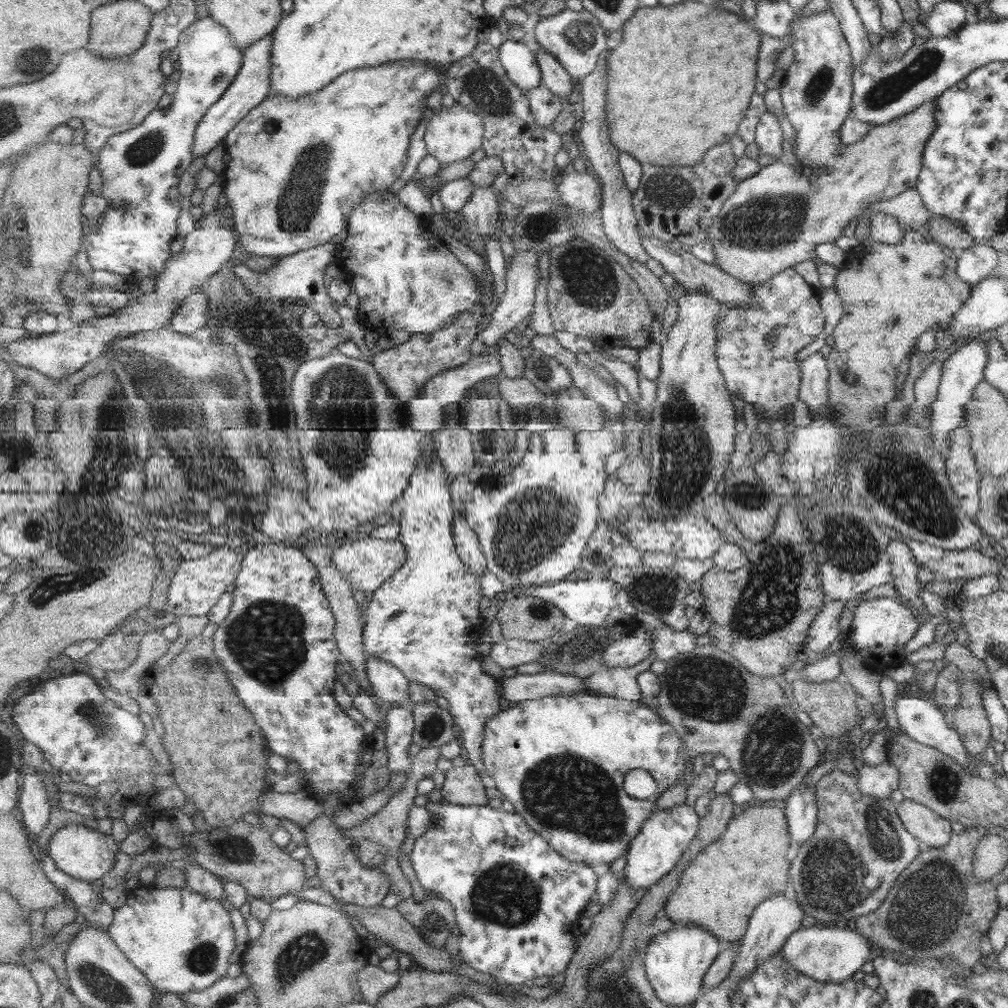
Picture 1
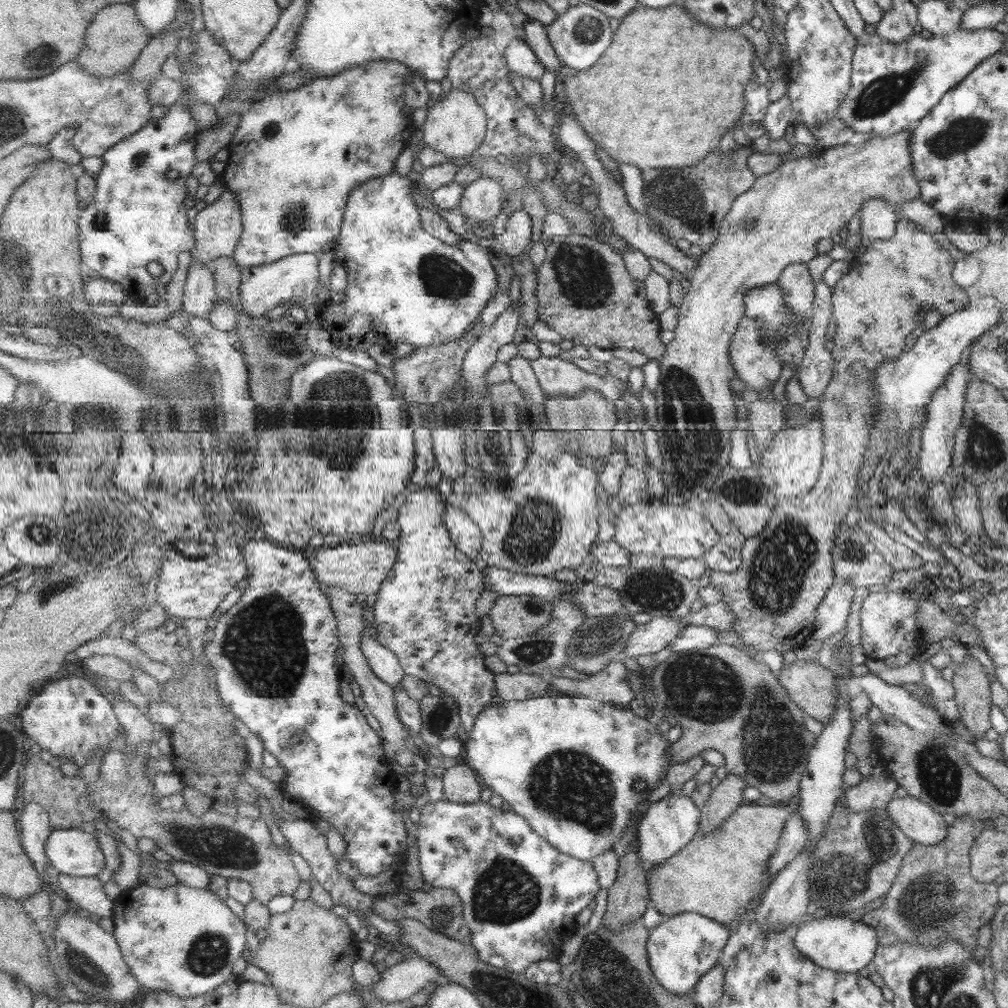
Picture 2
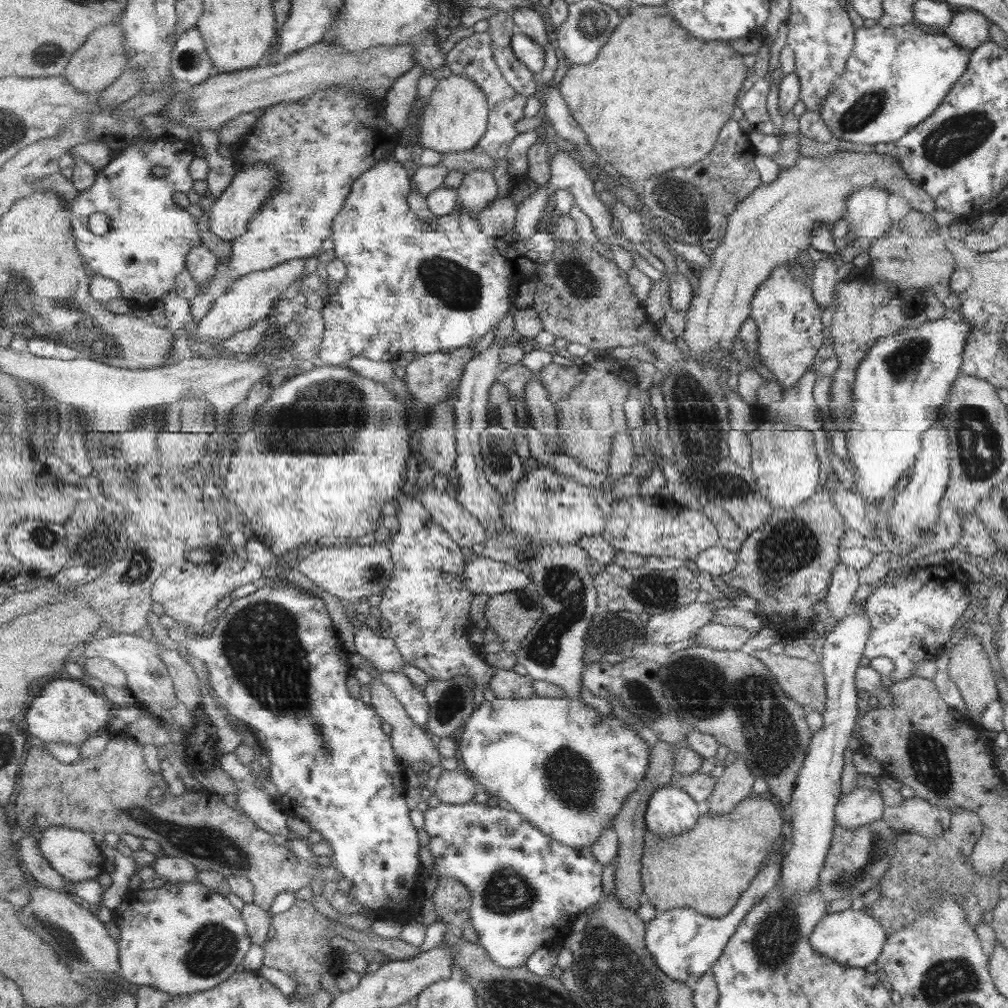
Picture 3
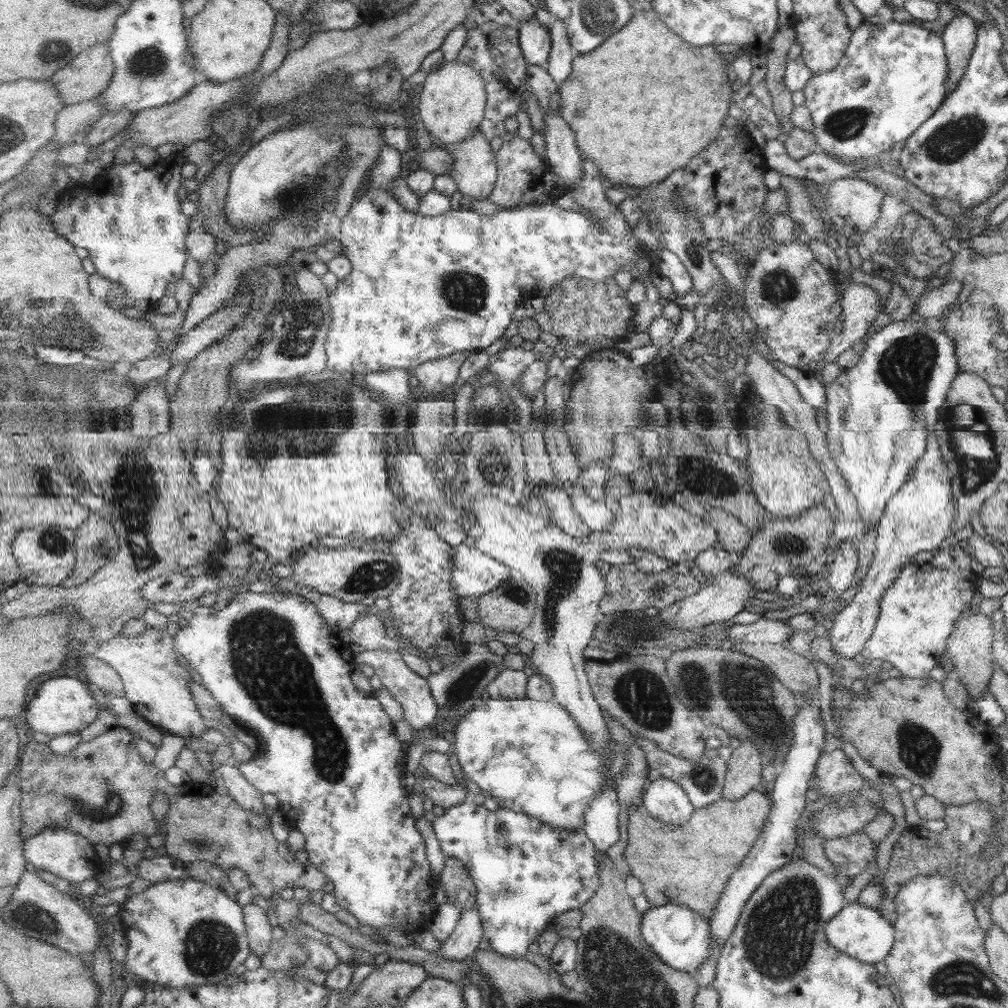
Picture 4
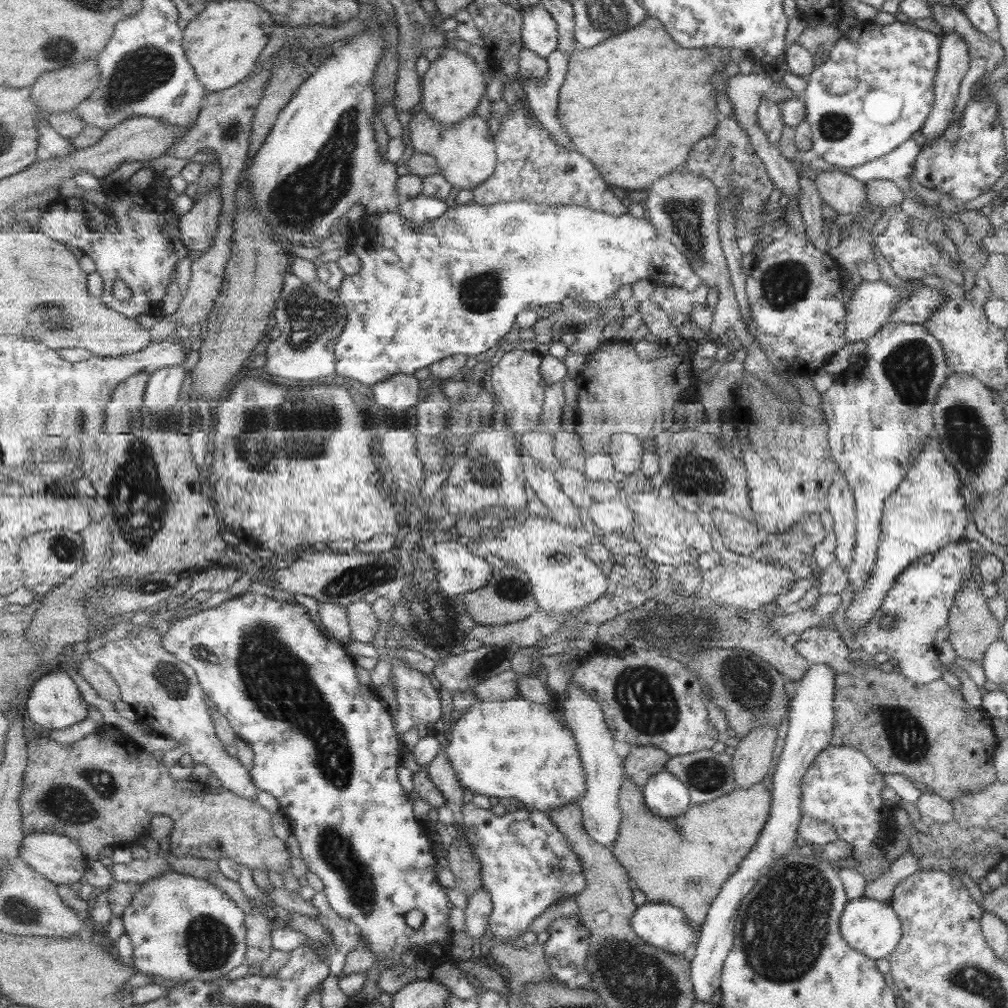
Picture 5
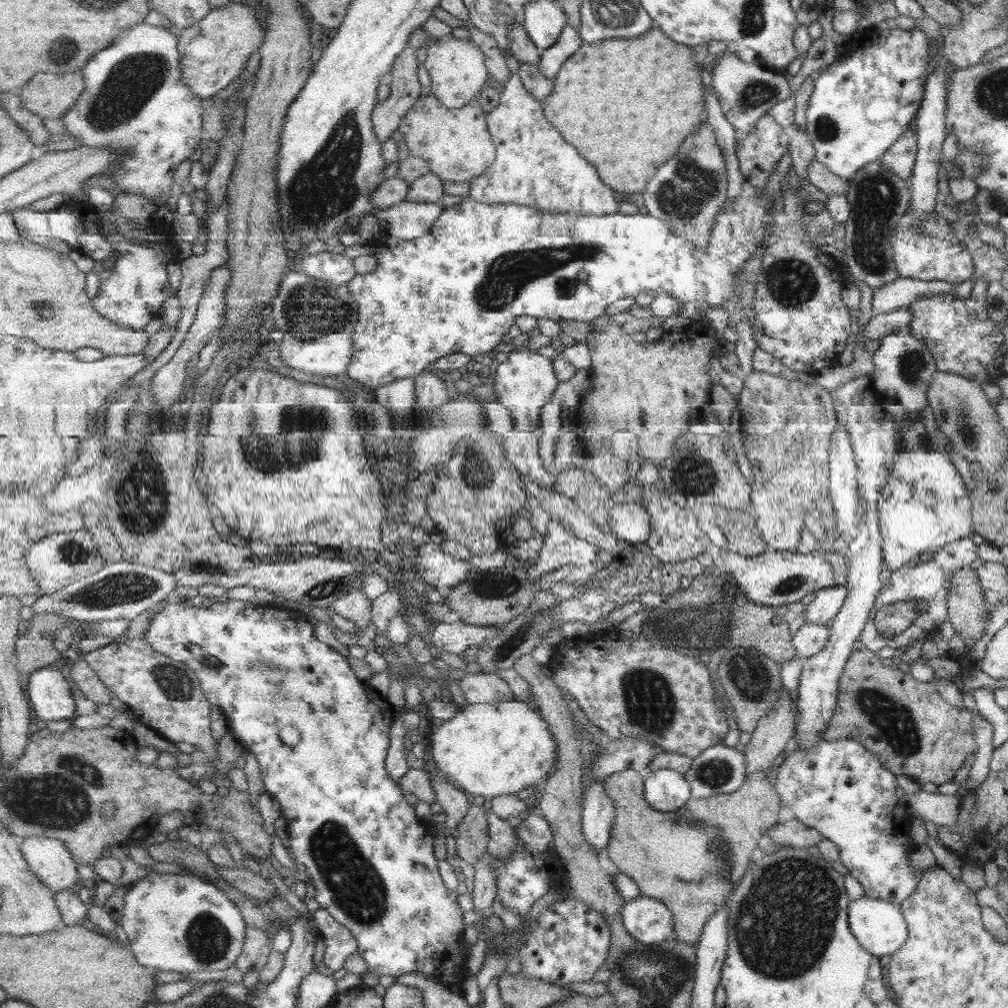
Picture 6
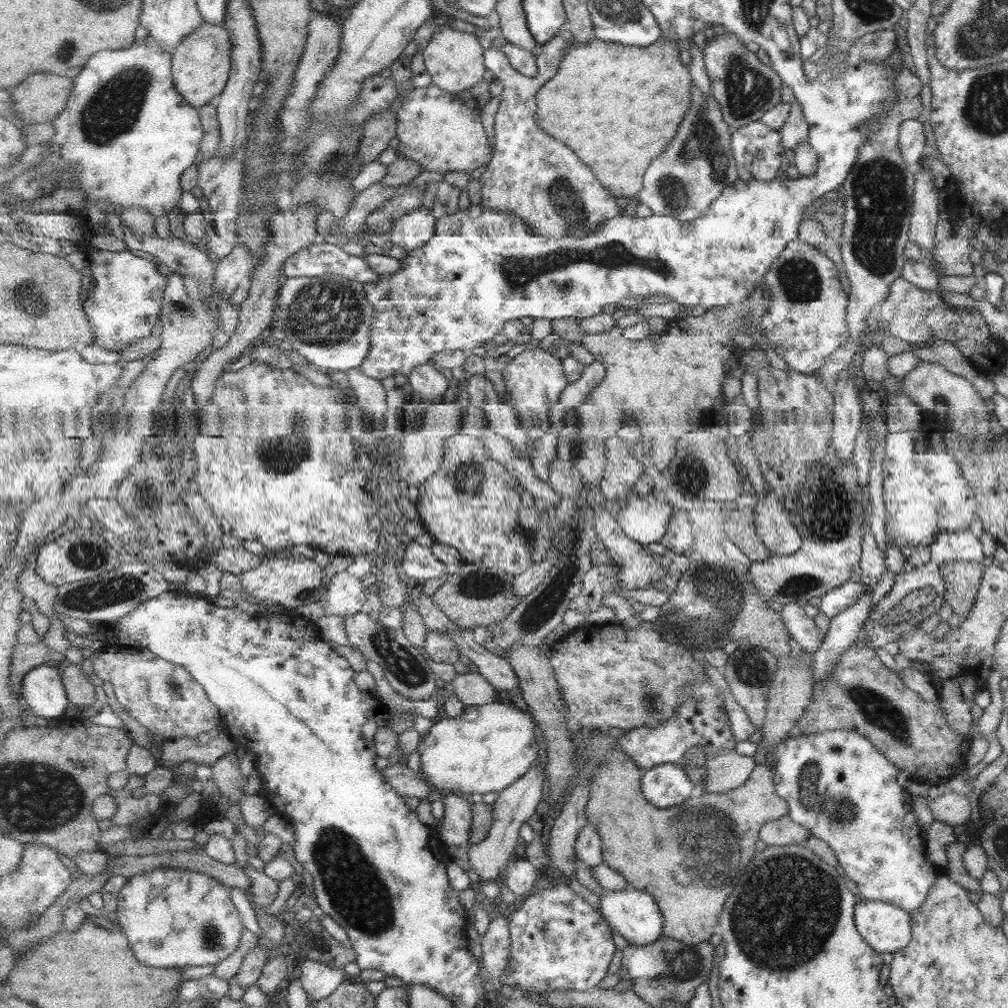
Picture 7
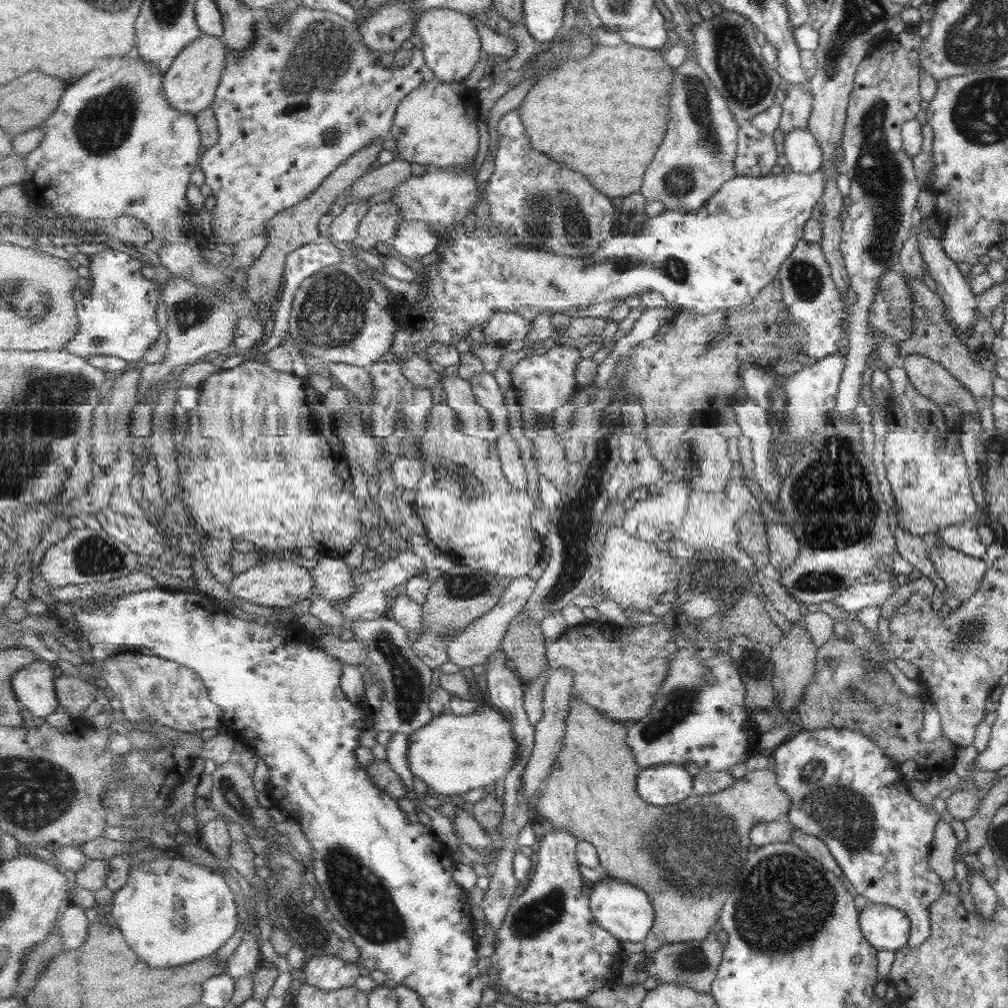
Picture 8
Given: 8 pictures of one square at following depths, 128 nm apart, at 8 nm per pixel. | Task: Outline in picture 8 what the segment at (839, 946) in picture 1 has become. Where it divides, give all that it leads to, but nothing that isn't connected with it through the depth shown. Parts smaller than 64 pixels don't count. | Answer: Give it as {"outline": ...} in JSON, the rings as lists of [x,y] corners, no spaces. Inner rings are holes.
{"outline":[[[867,903],[858,912],[862,937],[877,950],[899,950],[908,939],[909,921],[903,912],[886,905]]]}

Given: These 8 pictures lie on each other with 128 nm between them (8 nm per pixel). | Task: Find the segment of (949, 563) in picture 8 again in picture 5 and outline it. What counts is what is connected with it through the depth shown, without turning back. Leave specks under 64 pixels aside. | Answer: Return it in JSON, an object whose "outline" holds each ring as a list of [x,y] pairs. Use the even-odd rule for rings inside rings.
{"outline":[[[966,578],[963,584],[959,584],[959,589],[955,593],[953,605],[951,605],[948,614],[949,636],[946,638],[955,652],[955,656],[959,656],[959,659],[981,662],[985,649],[991,642],[999,639],[997,620],[989,612],[985,600],[986,592],[981,592],[981,587],[977,586],[973,579]]]}

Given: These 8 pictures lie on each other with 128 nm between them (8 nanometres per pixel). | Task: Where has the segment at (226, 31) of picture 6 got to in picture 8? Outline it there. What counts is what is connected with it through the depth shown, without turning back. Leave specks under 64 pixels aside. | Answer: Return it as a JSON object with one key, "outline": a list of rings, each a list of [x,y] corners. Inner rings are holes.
{"outline":[[[203,34],[183,50],[163,78],[163,92],[171,106],[197,116],[214,105],[228,63],[224,44],[224,39]]]}

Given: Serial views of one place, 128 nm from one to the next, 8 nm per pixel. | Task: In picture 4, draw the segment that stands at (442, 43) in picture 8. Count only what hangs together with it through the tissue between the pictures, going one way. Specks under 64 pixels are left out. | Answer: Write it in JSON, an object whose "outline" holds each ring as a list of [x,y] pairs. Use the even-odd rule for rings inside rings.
{"outline":[[[457,59],[444,64],[441,69],[428,72],[418,108],[429,136],[442,144],[454,145],[465,142],[480,130],[488,103],[486,84],[477,70],[457,63]]]}

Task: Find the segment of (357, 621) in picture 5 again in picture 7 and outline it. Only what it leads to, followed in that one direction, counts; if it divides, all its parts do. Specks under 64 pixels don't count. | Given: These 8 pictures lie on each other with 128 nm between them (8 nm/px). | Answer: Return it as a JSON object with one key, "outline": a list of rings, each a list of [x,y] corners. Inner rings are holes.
{"outline":[[[337,572],[329,581],[327,595],[321,602],[326,614],[339,616],[353,616],[367,611],[367,596],[365,586],[359,578],[351,576],[349,572]]]}

